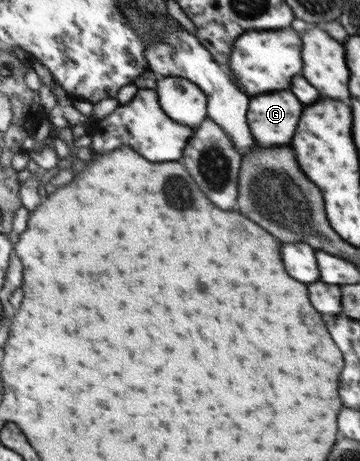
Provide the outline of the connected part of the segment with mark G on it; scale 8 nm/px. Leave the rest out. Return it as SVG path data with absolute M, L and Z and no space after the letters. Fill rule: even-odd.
M288 91L252 96L249 107L247 118L253 141L264 147L288 143L302 113L302 105Z

